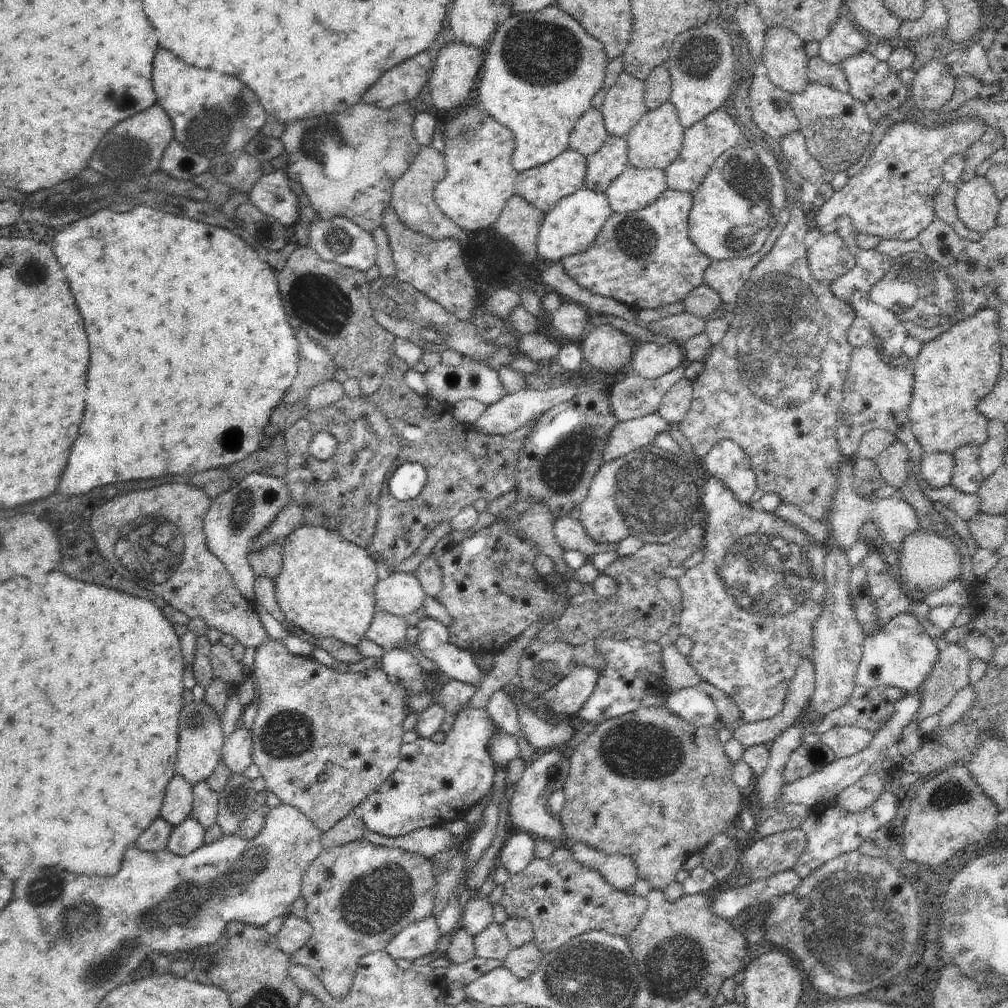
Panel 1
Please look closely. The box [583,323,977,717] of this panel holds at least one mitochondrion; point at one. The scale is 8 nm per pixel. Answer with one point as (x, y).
(765, 572)

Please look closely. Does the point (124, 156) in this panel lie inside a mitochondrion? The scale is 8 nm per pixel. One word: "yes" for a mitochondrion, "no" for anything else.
yes

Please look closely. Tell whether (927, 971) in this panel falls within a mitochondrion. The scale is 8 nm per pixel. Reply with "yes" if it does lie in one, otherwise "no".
no

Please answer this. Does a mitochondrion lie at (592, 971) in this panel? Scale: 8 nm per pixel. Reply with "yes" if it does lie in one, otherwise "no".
yes

